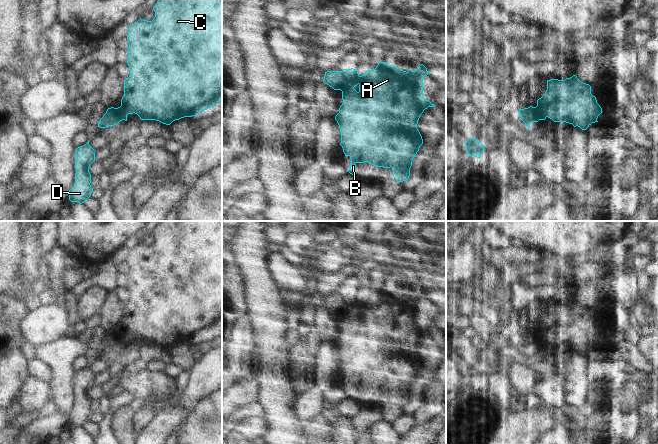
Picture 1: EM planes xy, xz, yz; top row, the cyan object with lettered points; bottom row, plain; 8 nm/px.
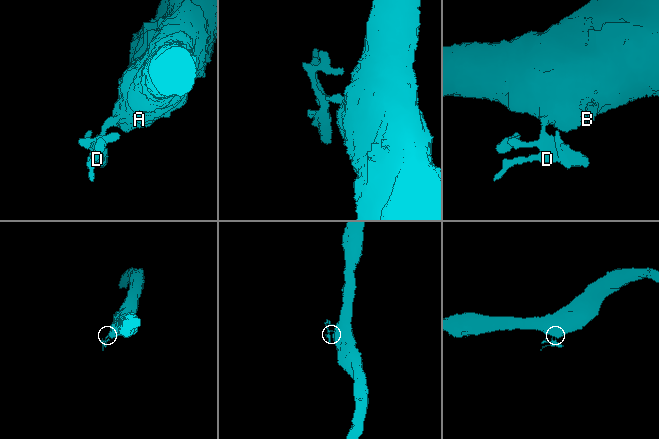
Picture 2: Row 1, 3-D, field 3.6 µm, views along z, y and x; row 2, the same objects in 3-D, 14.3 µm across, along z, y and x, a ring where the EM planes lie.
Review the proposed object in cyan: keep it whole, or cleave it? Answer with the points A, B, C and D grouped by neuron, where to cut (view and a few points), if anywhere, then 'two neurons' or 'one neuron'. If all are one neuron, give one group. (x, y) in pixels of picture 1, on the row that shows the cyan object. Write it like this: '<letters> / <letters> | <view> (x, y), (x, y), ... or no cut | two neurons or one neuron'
A B C / D | xz (347, 70), (349, 80), (340, 89) | two neurons

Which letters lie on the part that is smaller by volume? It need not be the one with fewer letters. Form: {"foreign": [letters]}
{"foreign": ["D"]}

